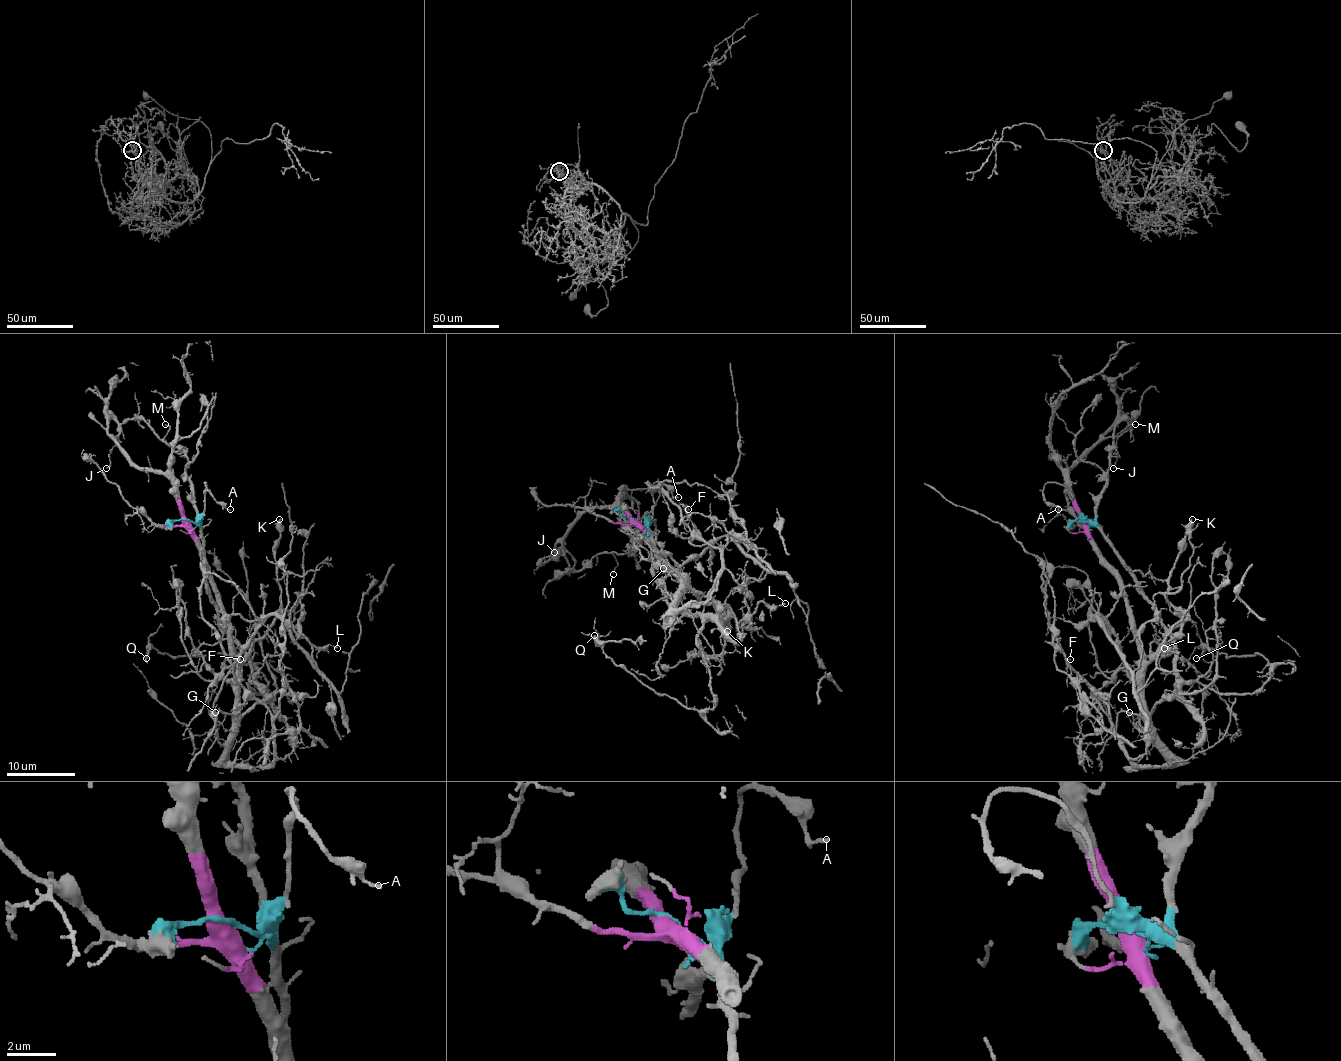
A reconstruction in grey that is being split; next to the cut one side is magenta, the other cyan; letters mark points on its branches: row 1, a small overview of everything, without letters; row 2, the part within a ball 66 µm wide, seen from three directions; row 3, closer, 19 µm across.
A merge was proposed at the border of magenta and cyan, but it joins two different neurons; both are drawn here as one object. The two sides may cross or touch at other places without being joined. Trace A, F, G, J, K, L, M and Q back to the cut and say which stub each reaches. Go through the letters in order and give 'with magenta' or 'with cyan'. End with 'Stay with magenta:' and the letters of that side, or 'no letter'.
A: with cyan
F: with magenta
G: with magenta
J: with magenta
K: with magenta
L: with magenta
M: with cyan
Q: with cyan
Stay with magenta: F, G, J, K, L

